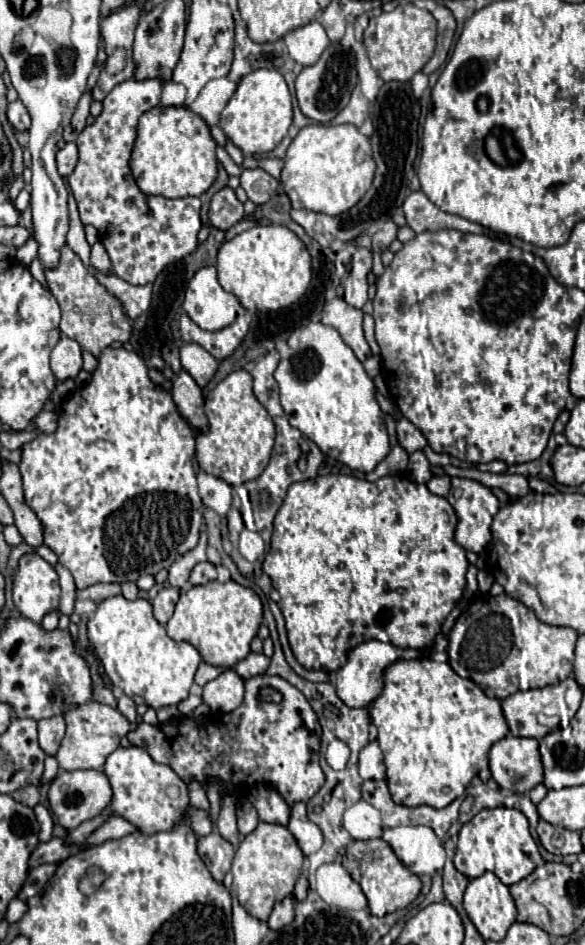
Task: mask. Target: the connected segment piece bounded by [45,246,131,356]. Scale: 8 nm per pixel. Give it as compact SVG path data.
M61 248L61 262L55 270L45 270L47 284L51 294L61 306L61 332L81 344L83 350L99 356L99 352L113 342L127 342L131 336L131 324L123 314L121 302L107 292L105 286L97 282L97 278L83 266L81 258L69 248Z

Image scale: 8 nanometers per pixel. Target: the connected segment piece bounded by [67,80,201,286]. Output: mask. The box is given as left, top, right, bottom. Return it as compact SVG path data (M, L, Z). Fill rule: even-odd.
M127 80L115 86L103 100L103 112L91 126L85 126L83 134L75 140L79 146L79 162L67 178L81 222L97 228L99 240L113 262L113 272L133 286L151 284L165 266L191 254L191 250L197 248L197 232L201 230L199 198L187 196L171 200L145 194L139 190L129 168L137 120L143 112L157 106L159 98L159 80Z

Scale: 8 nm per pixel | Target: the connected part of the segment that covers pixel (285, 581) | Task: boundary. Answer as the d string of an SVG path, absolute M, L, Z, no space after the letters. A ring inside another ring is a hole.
M329 474L329 476L317 476L317 478L309 478L309 480L291 484L287 490L287 496L283 500L283 506L275 516L271 546L263 560L263 572L269 578L273 578L273 588L281 594L279 608L285 616L289 644L291 644L291 650L293 650L297 662L309 670L335 672L337 668L343 666L345 652L367 640L389 642L389 644L395 644L401 648L417 648L417 650L429 648L433 644L433 638L441 632L445 618L461 600L463 590L467 586L465 572L467 572L469 562L465 558L465 548L461 548L453 538L455 524L457 524L457 516L455 516L453 506L445 498L431 494L425 484L415 484L407 476L383 476L375 482L369 482L369 480L357 478L357 476Z

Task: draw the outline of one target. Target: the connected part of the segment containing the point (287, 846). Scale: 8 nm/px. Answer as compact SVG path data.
M259 822L259 826L249 836L245 836L245 840L237 848L231 868L233 874L231 892L237 894L241 906L251 916L267 920L273 910L273 904L293 894L293 886L301 874L303 860L305 856L299 850L299 844L295 842L295 836L287 830L287 826Z

